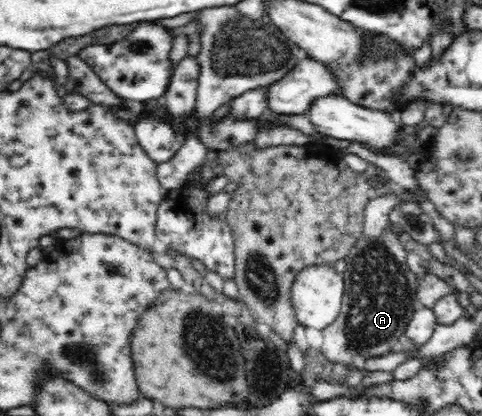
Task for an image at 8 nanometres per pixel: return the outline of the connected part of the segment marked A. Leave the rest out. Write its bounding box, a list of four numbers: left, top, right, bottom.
[323,232,422,364]

